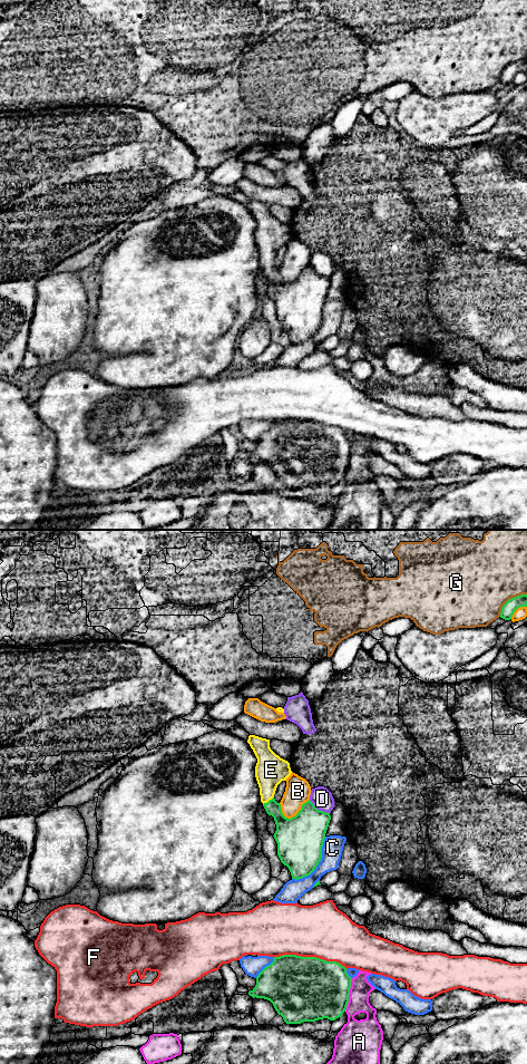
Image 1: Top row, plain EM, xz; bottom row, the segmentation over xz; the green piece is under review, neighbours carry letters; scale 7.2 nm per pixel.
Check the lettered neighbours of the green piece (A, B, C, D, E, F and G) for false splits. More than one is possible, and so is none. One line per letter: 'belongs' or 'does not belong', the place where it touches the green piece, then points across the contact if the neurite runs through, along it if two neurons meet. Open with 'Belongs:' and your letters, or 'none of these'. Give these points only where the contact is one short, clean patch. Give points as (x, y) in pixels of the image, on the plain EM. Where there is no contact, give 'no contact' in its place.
Belongs: E
A: does not belong; meets green in xz at (349, 458)
B: does not belong; meets green in xz at (298, 278)
C: does not belong; meets green in xz at (318, 328)
D: does not belong; meets green in xz at (319, 274)
E: belongs; meets green in xz at (269, 266); runs through xz (288, 294), (269, 266), (269, 238), (271, 234)
F: does not belong; meets green in xz at (311, 422)
G: does not belong; meets green in xz at (509, 64)

